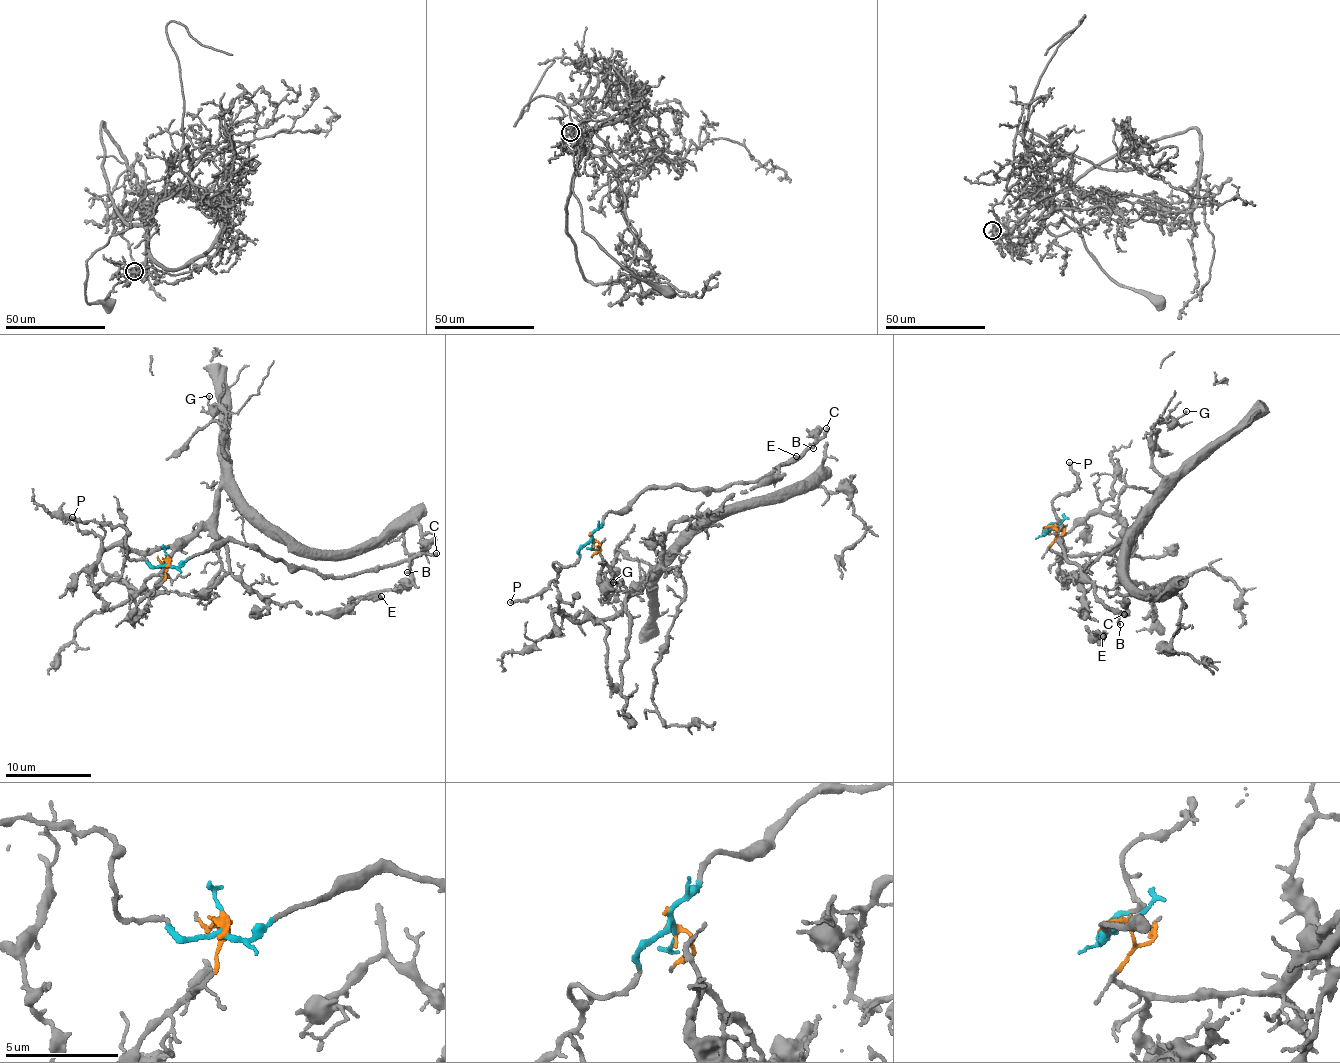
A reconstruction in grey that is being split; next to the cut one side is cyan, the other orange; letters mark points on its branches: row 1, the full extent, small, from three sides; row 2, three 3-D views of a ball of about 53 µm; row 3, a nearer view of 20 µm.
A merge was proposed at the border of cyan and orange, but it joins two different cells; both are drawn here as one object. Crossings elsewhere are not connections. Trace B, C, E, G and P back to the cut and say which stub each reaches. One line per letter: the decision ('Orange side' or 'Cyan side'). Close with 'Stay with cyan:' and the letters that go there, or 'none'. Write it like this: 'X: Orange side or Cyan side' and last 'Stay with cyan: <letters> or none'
B: Cyan side
C: Cyan side
E: Orange side
G: Orange side
P: Cyan side
Stay with cyan: B, C, P

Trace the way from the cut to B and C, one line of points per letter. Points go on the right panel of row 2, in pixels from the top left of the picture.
B: (1050, 528), (1044, 534), (1063, 529), (1065, 556), (1094, 582), (1104, 605), (1125, 613), (1120, 624)
C: (1050, 528), (1044, 534), (1063, 529), (1065, 556), (1095, 594), (1129, 612), (1124, 614)

